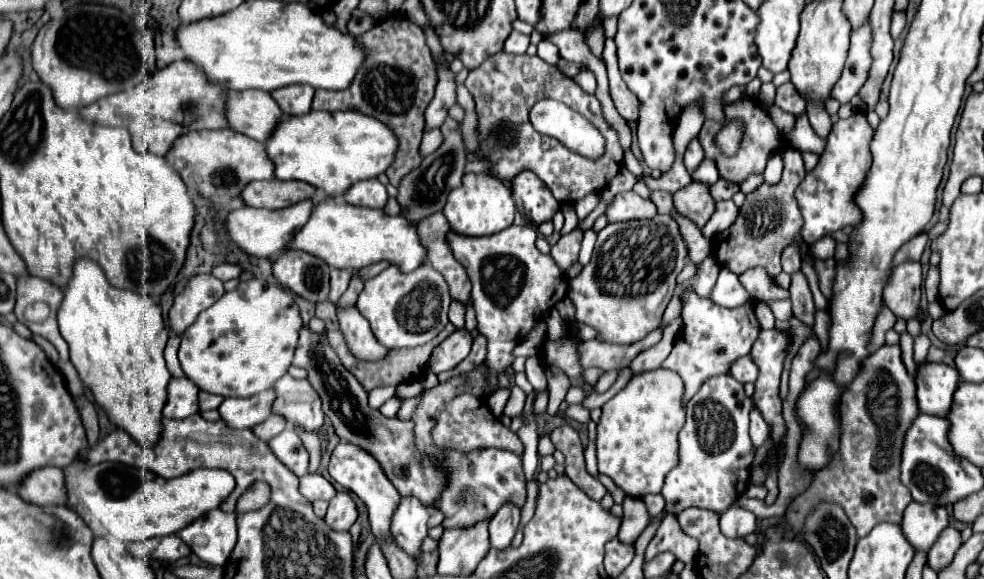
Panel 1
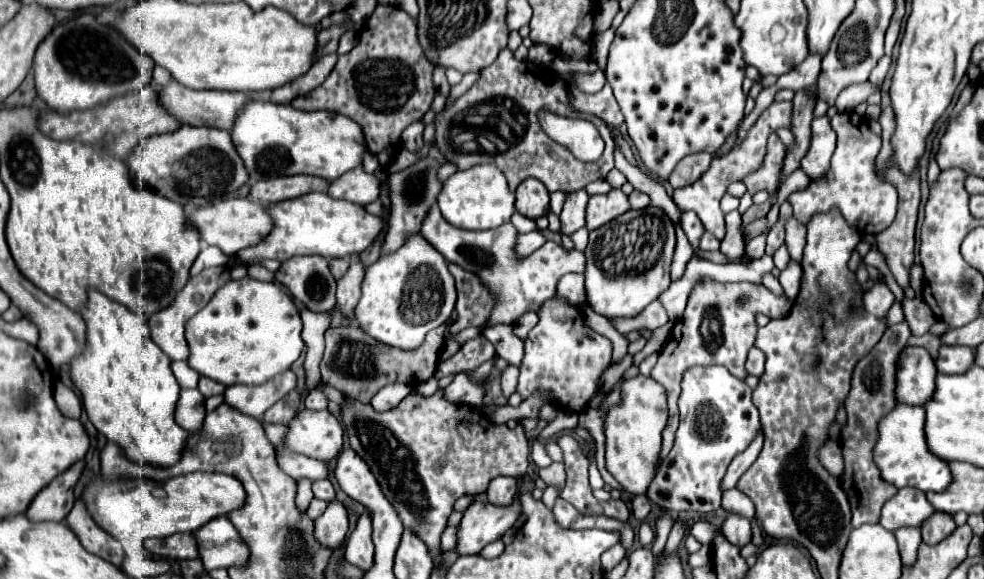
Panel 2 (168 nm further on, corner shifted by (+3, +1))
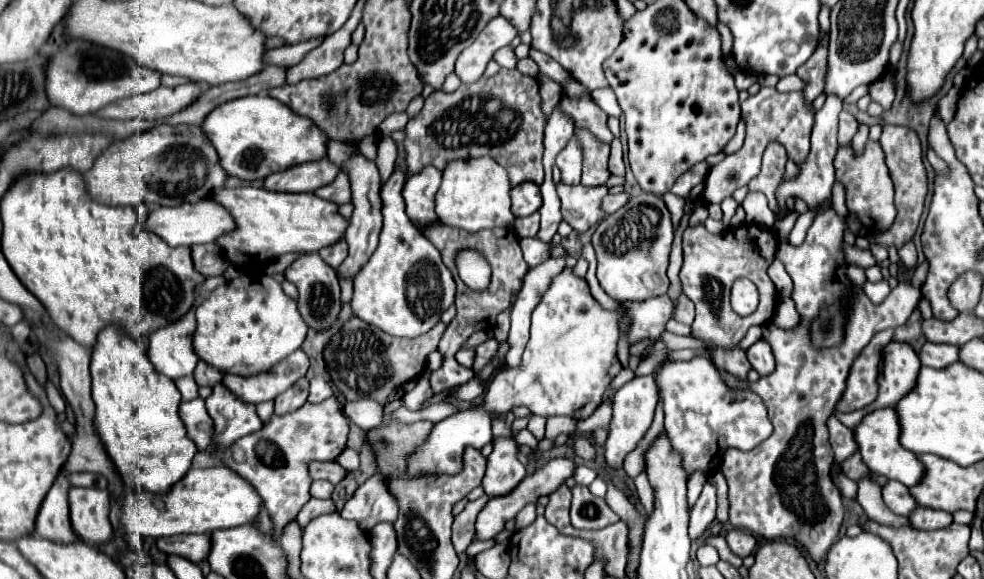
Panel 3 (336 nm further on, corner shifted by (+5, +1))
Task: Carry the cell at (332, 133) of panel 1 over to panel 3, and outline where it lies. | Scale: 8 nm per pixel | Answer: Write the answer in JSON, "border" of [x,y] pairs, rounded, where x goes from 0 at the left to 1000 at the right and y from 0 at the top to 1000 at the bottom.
{"border":[[[251,164],[239,174],[231,174],[231,181],[223,181],[223,188],[210,199],[210,209],[206,209],[204,223],[218,250],[223,282],[231,302],[239,302],[247,313],[269,309],[279,295],[288,295],[312,278],[322,278],[332,268],[330,230],[324,226],[316,206],[300,199],[296,188],[292,188],[292,181],[279,174],[277,168]]]}

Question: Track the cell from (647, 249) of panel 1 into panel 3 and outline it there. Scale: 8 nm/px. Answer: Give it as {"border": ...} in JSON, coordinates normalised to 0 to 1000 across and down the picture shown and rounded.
{"border":[[[666,333],[641,340],[633,361],[615,375],[603,402],[607,437],[607,482],[625,520],[655,520],[680,499],[678,458],[684,420],[684,385],[676,347]]]}

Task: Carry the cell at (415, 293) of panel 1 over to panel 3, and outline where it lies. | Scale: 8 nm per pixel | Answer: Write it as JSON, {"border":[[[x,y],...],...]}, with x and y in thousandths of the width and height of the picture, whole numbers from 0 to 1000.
{"border":[[[403,292],[389,320],[387,320],[387,344],[389,344],[389,396],[385,406],[385,423],[373,458],[361,475],[359,482],[359,516],[357,530],[359,541],[385,565],[387,572],[401,579],[401,582],[426,582],[434,575],[446,551],[448,541],[460,523],[462,516],[462,485],[458,478],[458,468],[450,458],[446,430],[428,406],[428,399],[418,385],[418,378],[412,368],[412,347],[410,347],[410,316],[412,316],[412,295]]]}

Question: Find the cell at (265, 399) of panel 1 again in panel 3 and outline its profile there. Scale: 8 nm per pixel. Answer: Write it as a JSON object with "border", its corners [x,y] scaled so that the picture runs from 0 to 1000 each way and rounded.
{"border":[[[302,603],[302,610],[296,610],[296,617],[290,617],[288,623],[284,623],[284,630],[277,630],[269,644],[261,644],[259,651],[239,651],[231,644],[227,651],[227,661],[243,689],[251,696],[265,696],[279,689],[290,672],[300,665],[306,651],[312,648],[312,637],[314,617],[308,603]]]}

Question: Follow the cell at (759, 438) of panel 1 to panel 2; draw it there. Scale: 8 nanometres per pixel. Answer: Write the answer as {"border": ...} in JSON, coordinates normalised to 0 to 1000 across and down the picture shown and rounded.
{"border":[[[771,744],[769,755],[763,762],[763,769],[743,796],[743,803],[741,803],[741,810],[739,810],[739,820],[737,820],[735,834],[733,834],[733,845],[735,845],[735,848],[745,845],[745,841],[749,838],[751,824],[753,824],[753,820],[763,807],[763,800],[769,793],[773,772],[775,772],[775,748]]]}

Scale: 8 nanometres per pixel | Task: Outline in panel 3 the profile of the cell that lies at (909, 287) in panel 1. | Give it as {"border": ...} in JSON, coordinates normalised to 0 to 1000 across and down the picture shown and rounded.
{"border":[[[899,216],[895,240],[893,240],[897,261],[899,261],[899,278],[905,299],[905,309],[910,316],[910,358],[912,358],[912,378],[901,399],[889,402],[889,416],[897,427],[918,427],[922,416],[928,413],[934,378],[938,368],[940,340],[944,333],[944,309],[942,309],[942,292],[938,285],[938,264],[936,264],[936,244],[932,230],[924,219],[914,219],[914,216]]]}

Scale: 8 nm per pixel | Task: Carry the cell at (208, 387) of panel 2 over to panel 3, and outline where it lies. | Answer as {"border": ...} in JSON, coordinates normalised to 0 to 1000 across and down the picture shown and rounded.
{"border":[[[202,620],[200,637],[198,637],[198,658],[200,658],[200,665],[216,668],[216,665],[221,665],[225,655],[227,655],[227,641],[223,641],[223,637],[218,637],[218,634],[214,634],[214,630],[210,630],[208,623]]]}

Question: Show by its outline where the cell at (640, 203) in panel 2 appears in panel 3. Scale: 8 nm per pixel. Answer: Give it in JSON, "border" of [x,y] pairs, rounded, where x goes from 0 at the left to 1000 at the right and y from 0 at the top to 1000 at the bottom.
{"border":[[[629,333],[629,337],[617,337],[617,340],[613,340],[613,368],[615,368],[615,371],[625,368],[627,361],[631,361],[631,358],[637,351],[637,344],[639,344],[637,333]]]}

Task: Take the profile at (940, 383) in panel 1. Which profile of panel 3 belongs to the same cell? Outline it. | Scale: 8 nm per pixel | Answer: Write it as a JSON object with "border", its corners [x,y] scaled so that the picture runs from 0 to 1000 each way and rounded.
{"border":[[[912,589],[901,592],[893,627],[893,682],[885,699],[881,699],[881,706],[889,710],[895,703],[908,703],[916,686],[920,686],[920,679],[928,672],[934,634],[934,617],[926,596]]]}

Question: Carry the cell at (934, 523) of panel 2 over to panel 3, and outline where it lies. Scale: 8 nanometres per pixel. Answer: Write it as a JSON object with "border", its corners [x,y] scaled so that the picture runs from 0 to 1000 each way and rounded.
{"border":[[[930,876],[930,886],[924,889],[924,903],[930,914],[950,917],[950,914],[958,914],[958,910],[966,907],[968,893],[962,883],[952,883],[952,879],[942,879],[942,876]]]}

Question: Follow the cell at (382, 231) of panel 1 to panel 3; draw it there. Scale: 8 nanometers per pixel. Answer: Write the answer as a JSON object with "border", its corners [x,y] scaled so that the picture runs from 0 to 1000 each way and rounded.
{"border":[[[227,323],[216,333],[216,344],[218,351],[227,354],[239,382],[239,396],[223,409],[223,416],[218,416],[227,430],[233,454],[237,458],[269,454],[271,447],[277,447],[290,437],[320,437],[326,427],[332,427],[345,416],[353,396],[353,382],[342,368],[342,354],[322,340],[320,333],[282,333],[282,330],[271,330],[261,323]]]}

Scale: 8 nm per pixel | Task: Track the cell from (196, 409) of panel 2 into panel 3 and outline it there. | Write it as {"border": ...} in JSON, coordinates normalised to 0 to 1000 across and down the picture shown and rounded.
{"border":[[[340,682],[326,696],[310,696],[302,710],[292,717],[277,717],[275,727],[271,727],[263,744],[253,748],[231,775],[221,775],[216,769],[216,727],[204,686],[184,696],[182,713],[192,755],[204,782],[221,789],[225,800],[229,800],[229,807],[249,824],[263,848],[282,931],[288,924],[290,907],[294,907],[302,893],[304,879],[316,862],[314,800],[342,793],[345,782],[349,782],[355,751],[355,724],[349,713],[349,696]]]}

